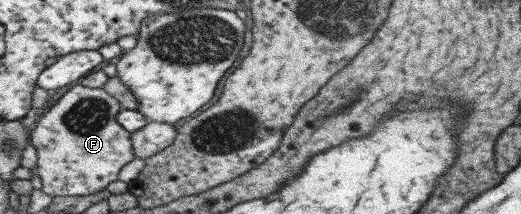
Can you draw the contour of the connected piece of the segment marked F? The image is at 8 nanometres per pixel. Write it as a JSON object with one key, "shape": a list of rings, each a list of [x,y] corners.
{"shape":[[[77,84],[41,115],[32,127],[31,145],[37,150],[39,161],[36,174],[41,178],[42,189],[47,195],[51,197],[93,195],[106,190],[108,184],[118,180],[120,170],[136,157],[133,133],[126,130],[117,119],[122,109],[124,108],[121,102],[109,91]]]}

